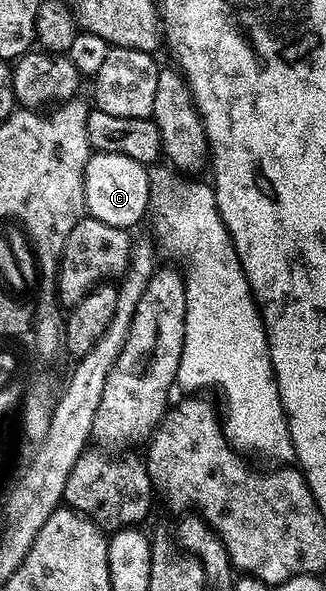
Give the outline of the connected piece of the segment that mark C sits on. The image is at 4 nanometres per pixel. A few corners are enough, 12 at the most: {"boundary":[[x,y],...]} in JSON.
{"boundary":[[91,153],[86,214],[130,230],[152,206],[147,163]]}

